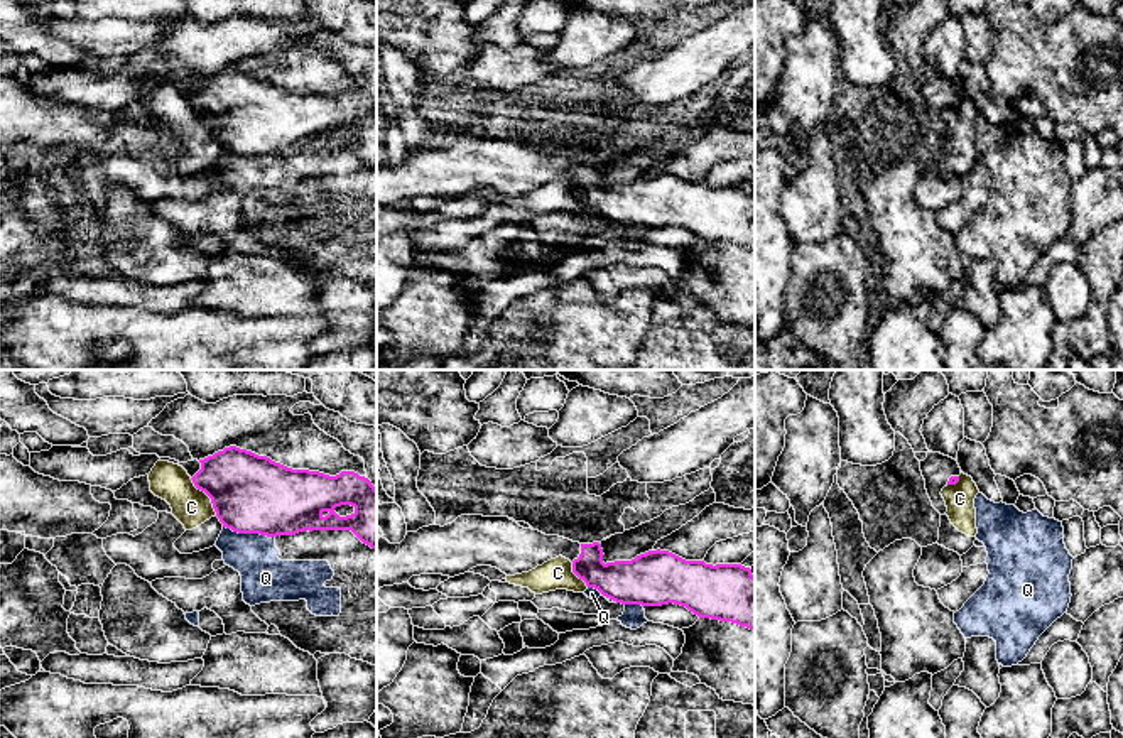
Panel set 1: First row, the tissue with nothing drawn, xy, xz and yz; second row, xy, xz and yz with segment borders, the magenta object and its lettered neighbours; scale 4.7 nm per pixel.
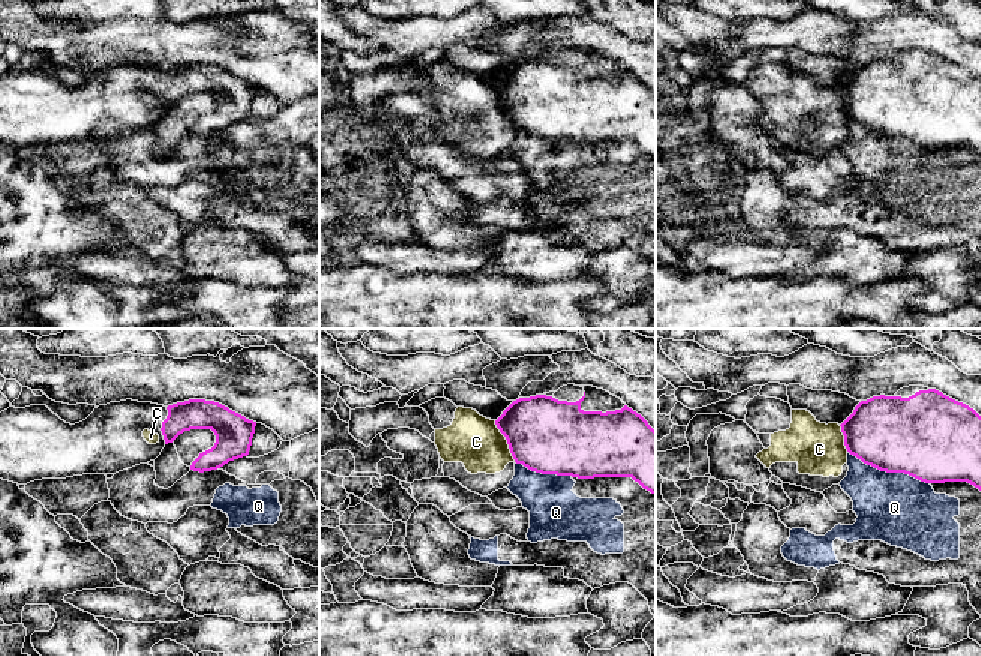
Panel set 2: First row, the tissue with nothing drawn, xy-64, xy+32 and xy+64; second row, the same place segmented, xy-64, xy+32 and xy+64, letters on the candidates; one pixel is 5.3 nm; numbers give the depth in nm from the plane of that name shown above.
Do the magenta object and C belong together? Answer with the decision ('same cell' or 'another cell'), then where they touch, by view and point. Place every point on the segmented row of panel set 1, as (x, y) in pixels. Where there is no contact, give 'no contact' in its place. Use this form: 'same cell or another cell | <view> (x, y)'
another cell | xy (206, 493)

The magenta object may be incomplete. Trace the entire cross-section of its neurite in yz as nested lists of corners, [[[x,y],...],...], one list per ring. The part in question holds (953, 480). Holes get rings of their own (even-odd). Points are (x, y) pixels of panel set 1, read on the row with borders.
[[[929,451],[927,458],[920,461],[920,471],[925,480],[925,490],[932,507],[941,515],[946,515],[947,507],[941,491],[944,486],[956,485],[959,481],[961,468],[958,461],[941,453]]]

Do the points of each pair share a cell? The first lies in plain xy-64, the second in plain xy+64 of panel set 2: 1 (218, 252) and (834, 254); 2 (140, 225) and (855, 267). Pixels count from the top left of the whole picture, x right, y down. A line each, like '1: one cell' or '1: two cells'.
1: one cell
2: two cells

